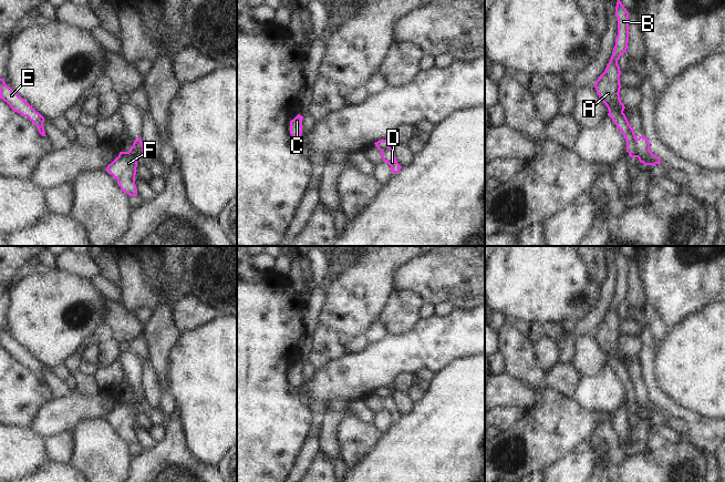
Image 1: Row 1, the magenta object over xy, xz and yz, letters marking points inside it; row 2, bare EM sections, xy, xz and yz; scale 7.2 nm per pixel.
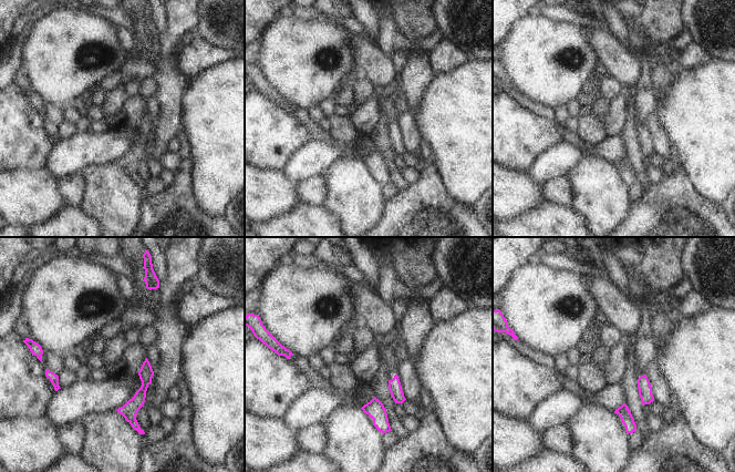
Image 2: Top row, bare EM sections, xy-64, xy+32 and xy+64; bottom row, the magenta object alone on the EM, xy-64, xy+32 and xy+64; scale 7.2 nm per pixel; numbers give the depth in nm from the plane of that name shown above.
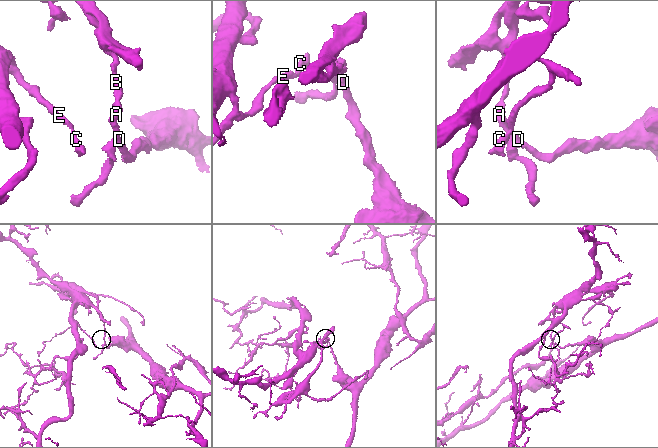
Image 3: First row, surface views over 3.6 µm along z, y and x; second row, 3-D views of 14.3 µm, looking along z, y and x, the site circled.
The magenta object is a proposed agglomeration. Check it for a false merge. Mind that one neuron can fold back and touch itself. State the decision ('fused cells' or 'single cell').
fused cells

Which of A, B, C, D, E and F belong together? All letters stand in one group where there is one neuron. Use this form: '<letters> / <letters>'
A B C E F / D

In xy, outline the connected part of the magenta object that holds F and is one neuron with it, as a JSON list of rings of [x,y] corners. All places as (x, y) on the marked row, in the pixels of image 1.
[[[141,137],[134,141],[128,152],[120,152],[118,156],[107,165],[106,172],[117,180],[117,184],[124,193],[130,196],[137,195],[135,175],[139,152],[136,146]]]

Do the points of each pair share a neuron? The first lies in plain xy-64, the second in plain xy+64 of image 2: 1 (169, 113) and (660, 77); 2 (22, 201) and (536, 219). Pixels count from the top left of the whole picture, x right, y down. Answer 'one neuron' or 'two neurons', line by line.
1: one neuron
2: two neurons

